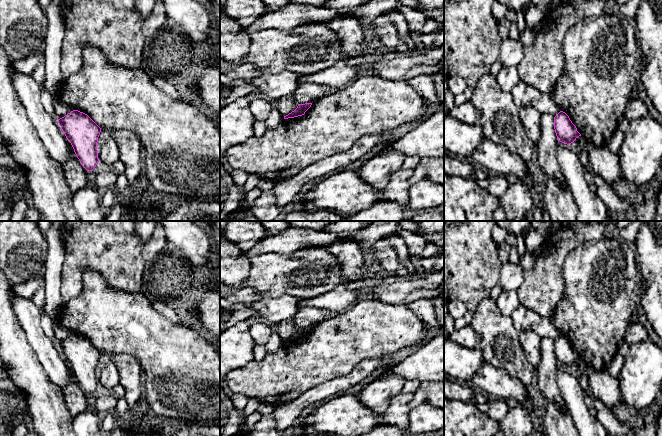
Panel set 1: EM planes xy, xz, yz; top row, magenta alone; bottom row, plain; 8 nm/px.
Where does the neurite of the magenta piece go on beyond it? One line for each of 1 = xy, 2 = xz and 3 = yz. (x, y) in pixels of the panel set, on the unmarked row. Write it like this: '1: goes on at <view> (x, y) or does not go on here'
1: does not go on here
2: does not go on here
3: does not go on here

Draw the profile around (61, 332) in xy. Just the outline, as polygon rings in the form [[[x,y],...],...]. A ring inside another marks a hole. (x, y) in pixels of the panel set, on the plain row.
[[[55,321],[53,328],[57,343],[64,341],[65,339],[74,334],[71,330],[66,328],[60,321]]]

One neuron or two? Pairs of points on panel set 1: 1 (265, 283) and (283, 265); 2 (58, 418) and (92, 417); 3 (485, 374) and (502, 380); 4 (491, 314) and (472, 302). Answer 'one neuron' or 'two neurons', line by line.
1: one neuron
2: two neurons
3: one neuron
4: two neurons

